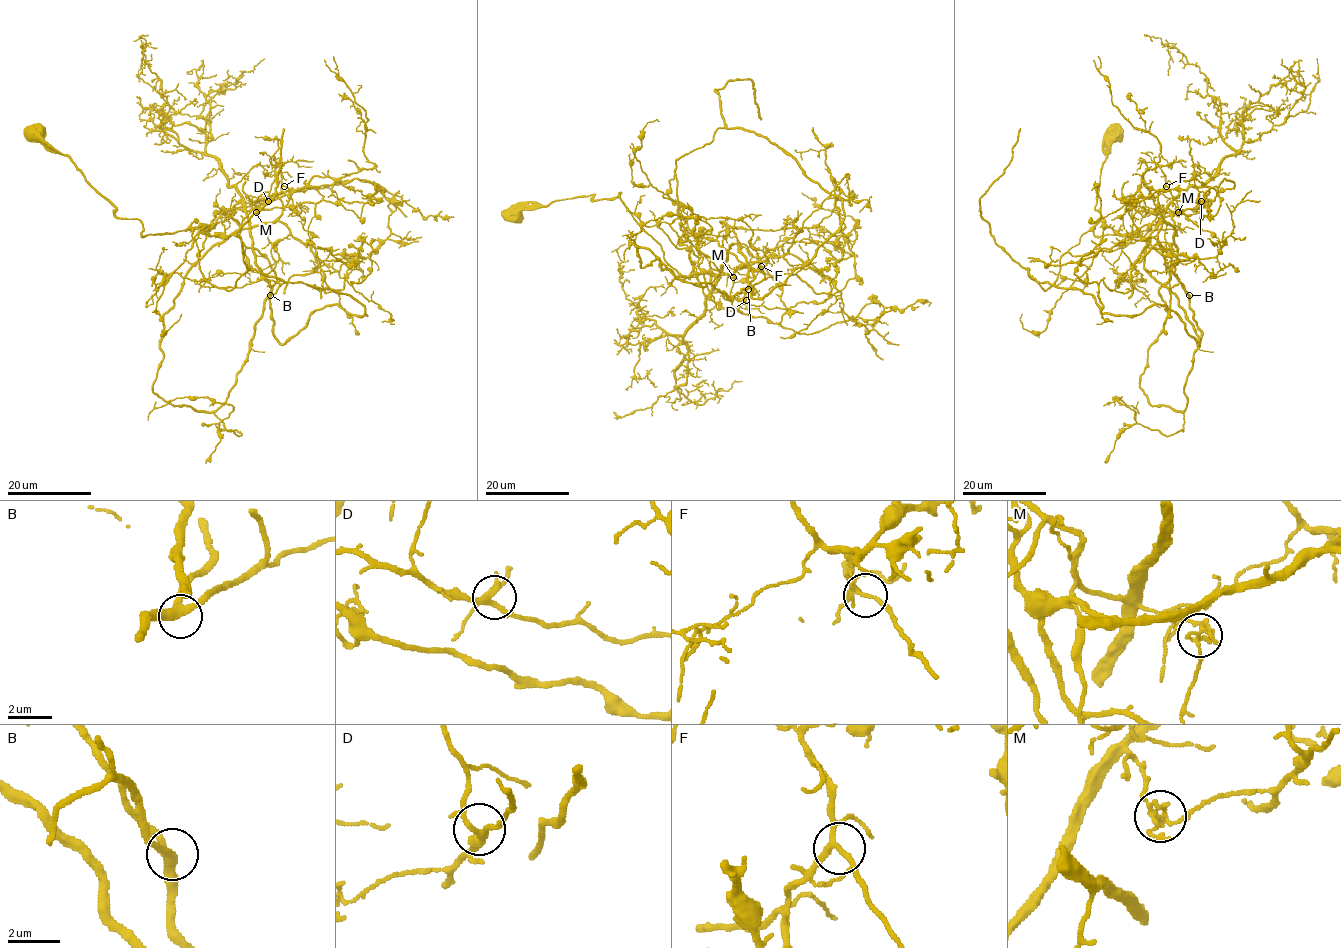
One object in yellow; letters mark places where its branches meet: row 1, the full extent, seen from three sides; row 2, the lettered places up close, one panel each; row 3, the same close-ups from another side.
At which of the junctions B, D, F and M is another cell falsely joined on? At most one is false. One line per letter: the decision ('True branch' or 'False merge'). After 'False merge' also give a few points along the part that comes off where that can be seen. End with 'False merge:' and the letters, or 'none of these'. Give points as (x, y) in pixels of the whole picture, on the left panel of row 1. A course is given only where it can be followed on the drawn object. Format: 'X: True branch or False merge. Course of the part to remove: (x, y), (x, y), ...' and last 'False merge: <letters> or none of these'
B: True branch
D: True branch
F: True branch
M: False merge. Course of the part to remove: (256, 212), (281, 343), (367, 315), (218, 288), (221, 210), (359, 178), (451, 216)
False merge: M

